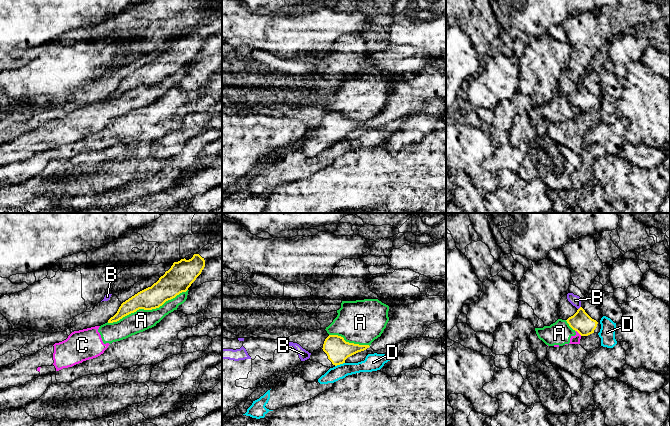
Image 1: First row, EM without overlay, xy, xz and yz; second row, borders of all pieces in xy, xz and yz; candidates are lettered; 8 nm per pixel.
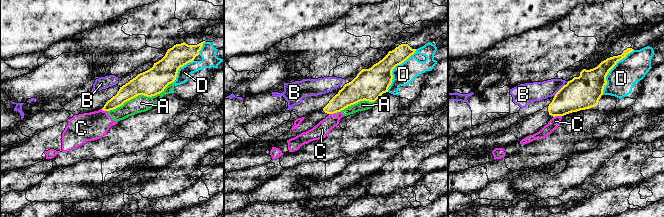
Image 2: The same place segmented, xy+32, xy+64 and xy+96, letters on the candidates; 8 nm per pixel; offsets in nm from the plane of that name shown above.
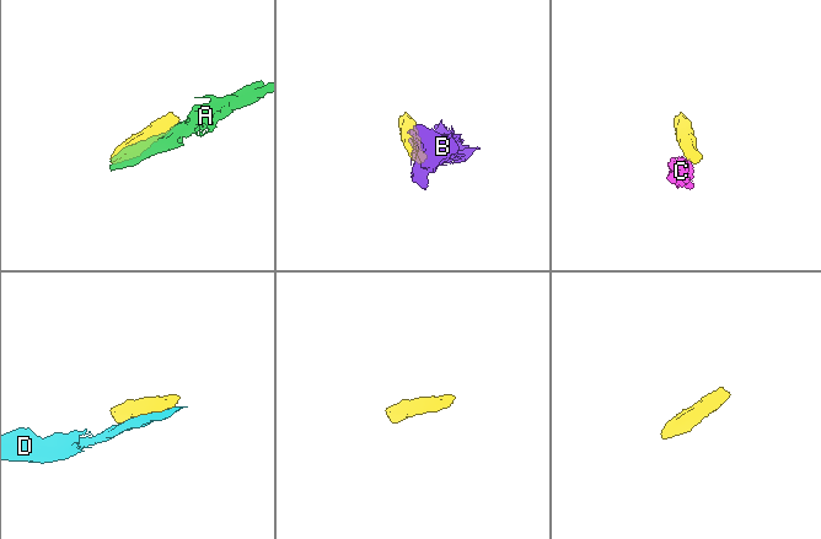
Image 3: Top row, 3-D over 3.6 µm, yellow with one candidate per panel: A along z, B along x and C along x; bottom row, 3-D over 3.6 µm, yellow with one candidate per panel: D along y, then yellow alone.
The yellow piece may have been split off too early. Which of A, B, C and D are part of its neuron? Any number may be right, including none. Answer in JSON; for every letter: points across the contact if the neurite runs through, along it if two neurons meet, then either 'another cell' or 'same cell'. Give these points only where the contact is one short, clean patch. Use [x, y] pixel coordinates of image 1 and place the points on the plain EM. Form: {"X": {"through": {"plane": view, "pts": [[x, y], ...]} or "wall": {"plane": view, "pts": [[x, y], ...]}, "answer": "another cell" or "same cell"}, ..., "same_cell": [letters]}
{"A": {"answer": "another cell"}, "B": {"wall": {"plane": "yz", "pts": [[580, 82], [578, 85]]}, "answer": "another cell"}, "C": {"wall": {"plane": "yz", "pts": [[575, 106], [581, 111]]}, "answer": "another cell"}, "D": {"answer": "another cell"}, "same_cell": []}

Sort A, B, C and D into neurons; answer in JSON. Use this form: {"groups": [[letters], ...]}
{"groups": [["A", "C"], ["B"], ["D"]]}

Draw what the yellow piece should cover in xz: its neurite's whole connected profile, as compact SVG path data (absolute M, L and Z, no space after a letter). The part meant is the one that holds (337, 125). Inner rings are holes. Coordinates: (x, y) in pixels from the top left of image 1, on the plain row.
M329 111L321 124L310 131L310 136L322 140L325 143L333 144L345 139L345 136L361 127L369 124L369 121L349 119L338 111Z

